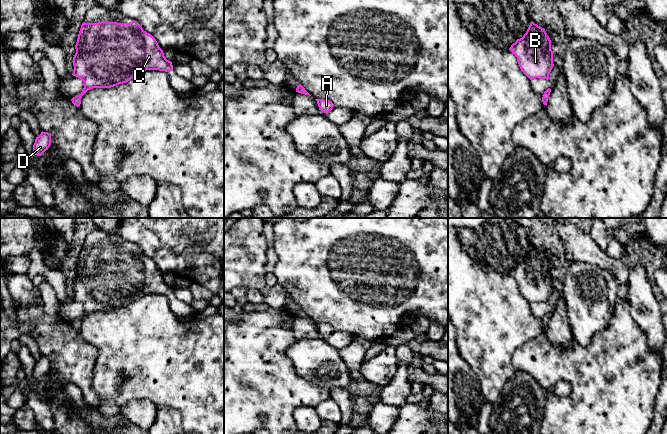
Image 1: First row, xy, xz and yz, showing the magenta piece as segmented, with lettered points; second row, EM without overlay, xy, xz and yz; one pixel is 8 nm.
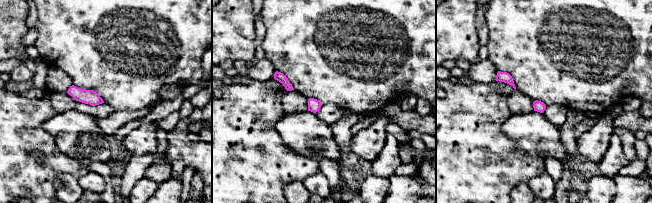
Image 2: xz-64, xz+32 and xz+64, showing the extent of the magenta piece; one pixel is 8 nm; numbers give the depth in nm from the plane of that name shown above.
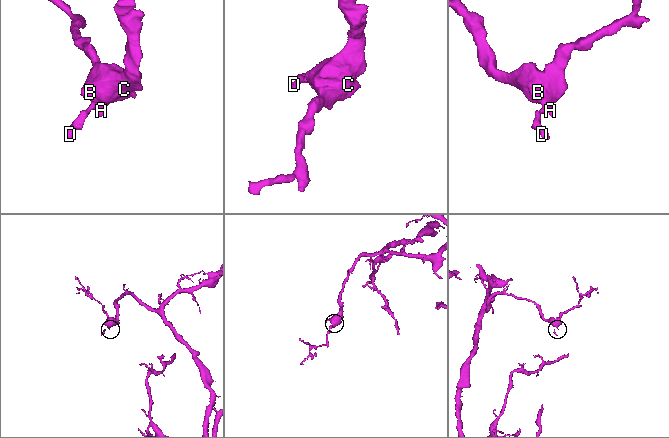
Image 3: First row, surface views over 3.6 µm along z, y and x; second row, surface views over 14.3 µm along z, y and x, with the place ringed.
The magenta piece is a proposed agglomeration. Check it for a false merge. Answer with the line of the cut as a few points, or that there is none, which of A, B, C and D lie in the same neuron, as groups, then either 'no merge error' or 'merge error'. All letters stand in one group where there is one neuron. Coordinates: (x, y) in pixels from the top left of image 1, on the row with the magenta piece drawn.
no cut; A B C D; no merge error

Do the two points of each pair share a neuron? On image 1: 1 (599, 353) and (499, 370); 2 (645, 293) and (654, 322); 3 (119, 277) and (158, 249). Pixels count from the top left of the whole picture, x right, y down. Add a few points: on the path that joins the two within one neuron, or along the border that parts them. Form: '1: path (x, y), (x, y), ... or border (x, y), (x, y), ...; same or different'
1: border (523, 345), (513, 353), (512, 366), (514, 370); different
2: path (645, 300), (652, 309), (653, 315); same
3: border (130, 241), (155, 263), (162, 274); different

